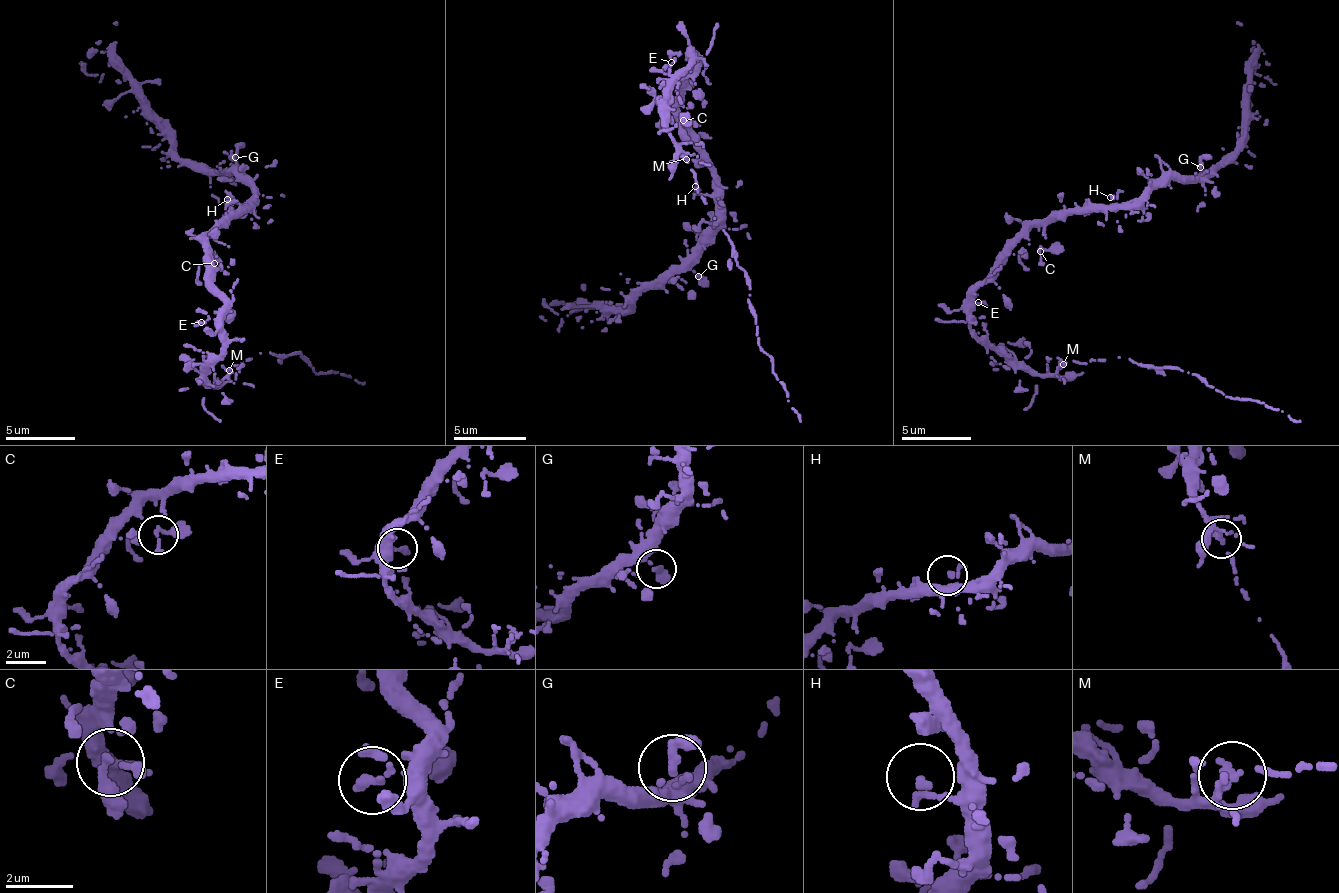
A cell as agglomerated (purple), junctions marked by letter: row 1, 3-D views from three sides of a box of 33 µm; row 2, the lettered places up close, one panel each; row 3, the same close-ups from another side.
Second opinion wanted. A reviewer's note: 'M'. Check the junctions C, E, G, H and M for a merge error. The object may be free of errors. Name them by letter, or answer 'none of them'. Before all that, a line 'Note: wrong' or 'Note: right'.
Note: right
M

